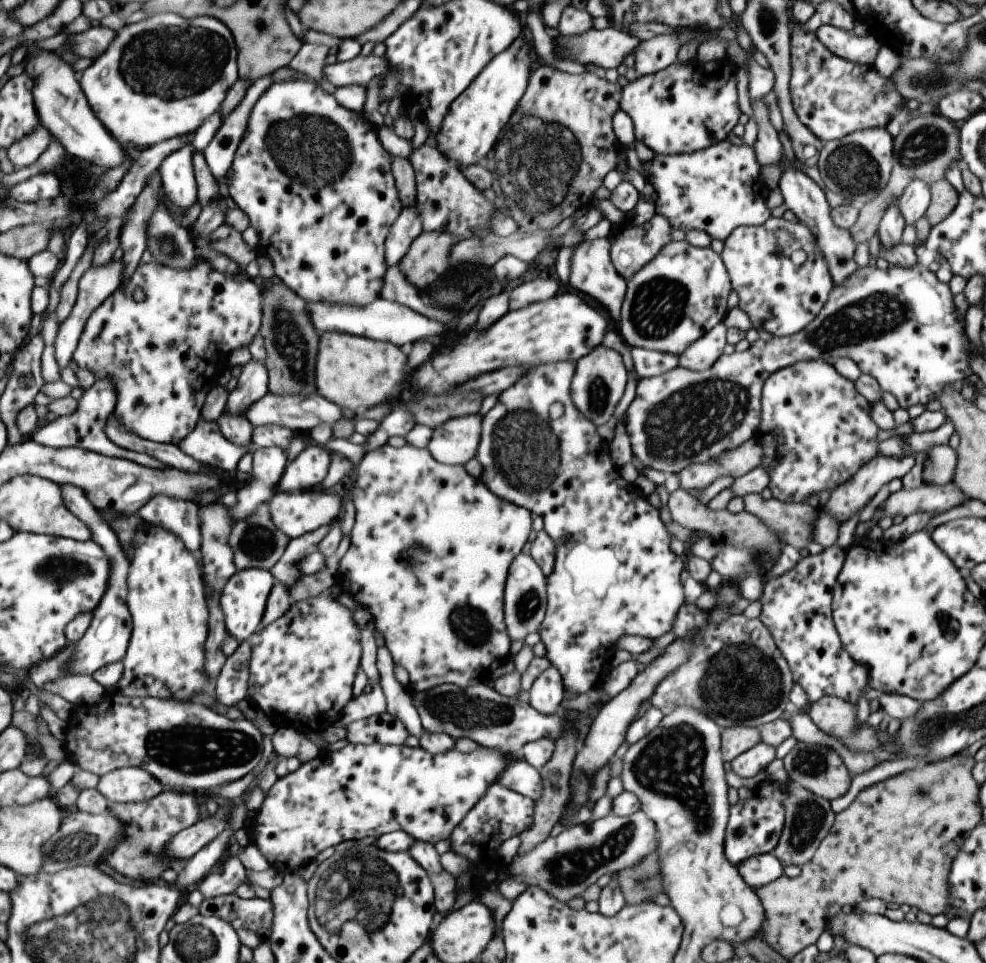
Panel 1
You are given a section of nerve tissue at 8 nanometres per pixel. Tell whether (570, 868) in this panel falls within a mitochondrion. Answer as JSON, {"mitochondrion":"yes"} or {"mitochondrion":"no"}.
{"mitochondrion":"yes"}

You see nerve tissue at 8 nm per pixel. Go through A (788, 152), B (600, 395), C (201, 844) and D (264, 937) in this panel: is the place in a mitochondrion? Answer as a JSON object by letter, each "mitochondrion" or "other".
{"A":"other","B":"mitochondrion","C":"other","D":"other"}

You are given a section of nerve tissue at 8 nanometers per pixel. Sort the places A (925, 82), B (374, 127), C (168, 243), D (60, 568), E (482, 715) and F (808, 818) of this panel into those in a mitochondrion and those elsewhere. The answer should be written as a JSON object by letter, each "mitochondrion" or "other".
{"A":"mitochondrion","B":"other","C":"mitochondrion","D":"mitochondrion","E":"mitochondrion","F":"mitochondrion"}

